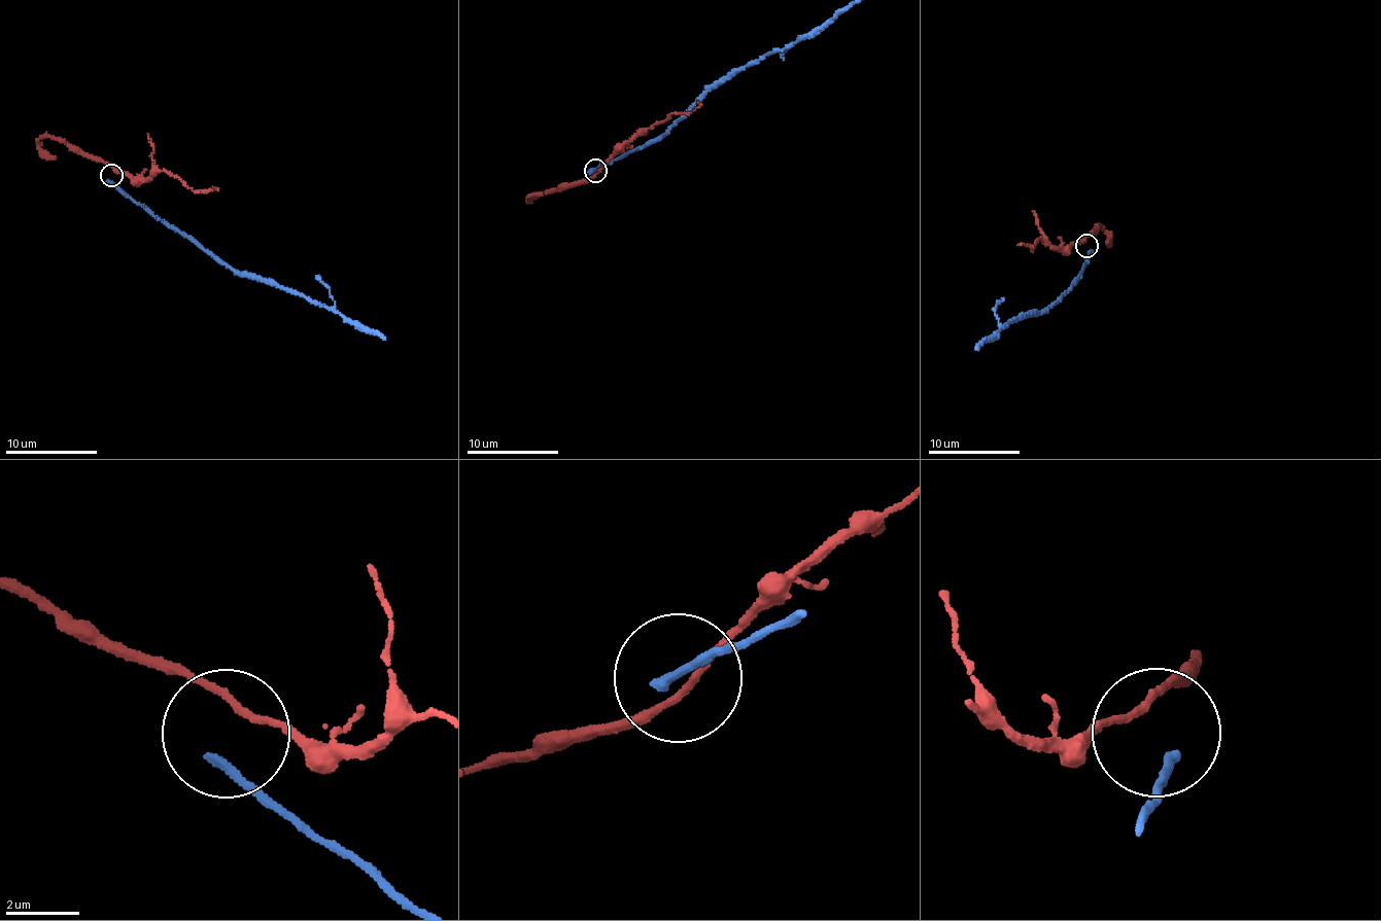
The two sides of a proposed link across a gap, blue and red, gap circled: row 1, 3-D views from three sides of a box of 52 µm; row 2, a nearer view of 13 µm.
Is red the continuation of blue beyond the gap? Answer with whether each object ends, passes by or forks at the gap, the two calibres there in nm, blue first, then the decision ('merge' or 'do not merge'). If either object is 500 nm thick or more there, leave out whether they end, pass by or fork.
blue ends; red passes by; calibres 280 and 180 nm; merge

